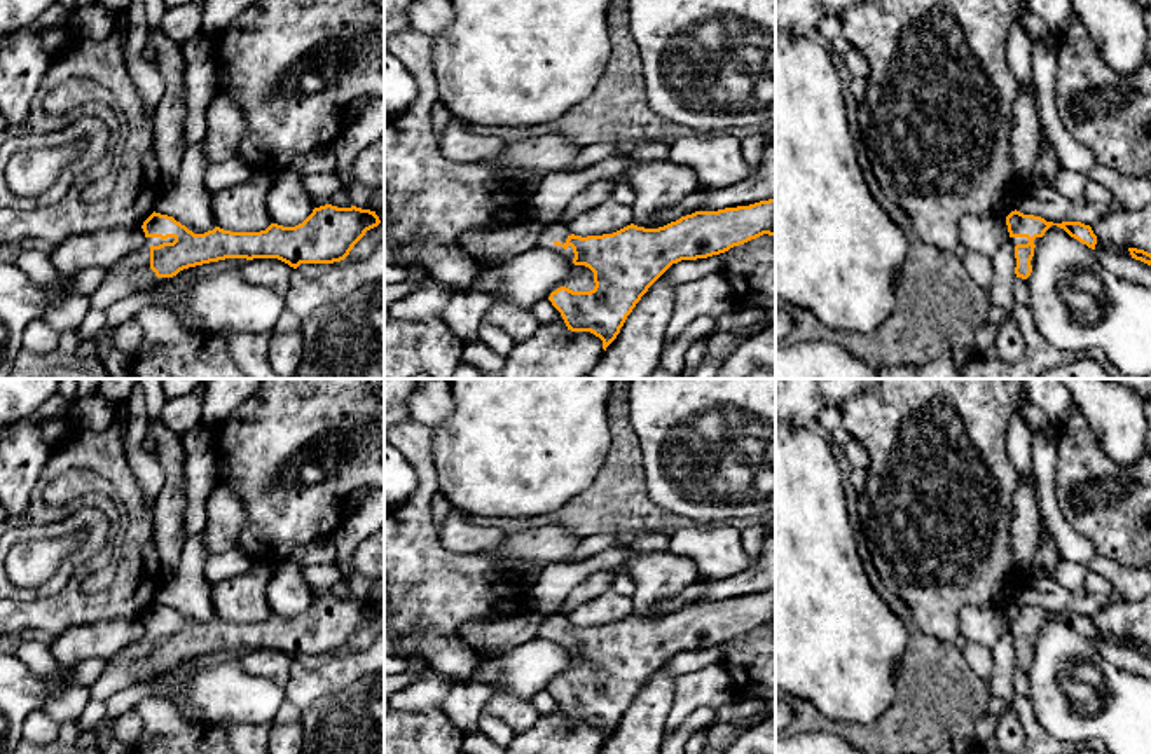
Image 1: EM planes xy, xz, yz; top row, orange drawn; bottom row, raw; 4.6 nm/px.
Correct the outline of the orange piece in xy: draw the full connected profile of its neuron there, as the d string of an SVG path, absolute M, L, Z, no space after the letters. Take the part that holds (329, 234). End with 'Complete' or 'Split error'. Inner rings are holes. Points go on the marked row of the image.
M325 204L295 227L271 223L260 232L231 232L220 227L194 234L173 216L152 213L141 225L145 246L121 258L107 272L103 283L89 295L91 309L107 311L114 302L148 288L157 278L173 278L180 271L225 258L278 258L297 269L300 264L334 264L344 260L367 230L381 223L376 211L356 206Z. Split error

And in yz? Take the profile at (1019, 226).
M1015 209L1006 216L1006 225L1010 241L1015 246L1015 274L1022 279L1030 276L1034 265L1034 248L1039 244L1041 237L1051 225L1064 229L1071 237L1078 239L1092 250L1095 250L1097 244L1097 236L1093 234L1092 227L1081 222L1053 223L1041 216L1023 215Z. Split error

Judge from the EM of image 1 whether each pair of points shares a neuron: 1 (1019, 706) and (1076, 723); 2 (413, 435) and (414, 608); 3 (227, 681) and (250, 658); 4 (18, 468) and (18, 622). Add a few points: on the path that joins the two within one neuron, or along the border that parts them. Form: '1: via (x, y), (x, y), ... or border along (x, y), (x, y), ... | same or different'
1: border along (1026, 697), (1034, 719), (1052, 735) | different
2: via (425, 479), (425, 493), (414, 517), (414, 564) | same
3: border along (238, 660), (247, 672), (264, 676), (278, 685) | different
4: border along (37, 479), (30, 507), (18, 517) | different

